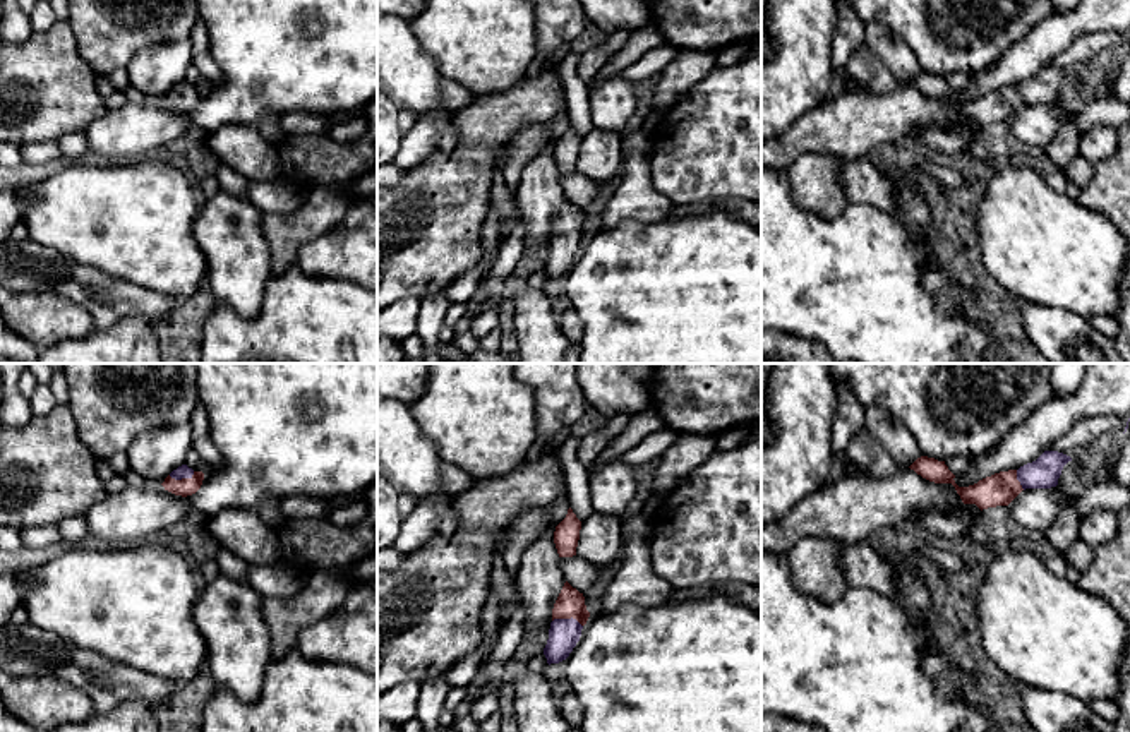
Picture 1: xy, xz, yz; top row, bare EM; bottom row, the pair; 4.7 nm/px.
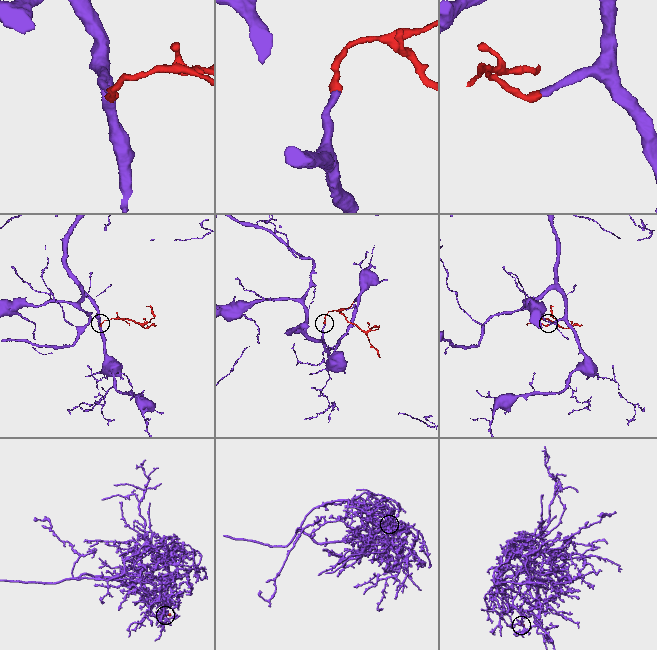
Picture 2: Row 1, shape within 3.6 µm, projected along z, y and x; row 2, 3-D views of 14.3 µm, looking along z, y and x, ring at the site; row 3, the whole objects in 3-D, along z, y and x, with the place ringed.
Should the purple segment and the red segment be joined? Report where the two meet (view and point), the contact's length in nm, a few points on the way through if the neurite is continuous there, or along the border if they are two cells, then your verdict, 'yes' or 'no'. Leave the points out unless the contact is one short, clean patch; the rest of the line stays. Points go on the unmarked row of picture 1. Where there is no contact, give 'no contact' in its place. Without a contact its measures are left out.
xz (568, 235) | 150 nm | across xz (564, 249), (568, 235), (570, 218) | yes

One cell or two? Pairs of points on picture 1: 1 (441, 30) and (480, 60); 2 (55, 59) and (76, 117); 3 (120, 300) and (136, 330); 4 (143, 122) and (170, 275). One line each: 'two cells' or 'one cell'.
1: one cell
2: one cell
3: two cells
4: two cells

